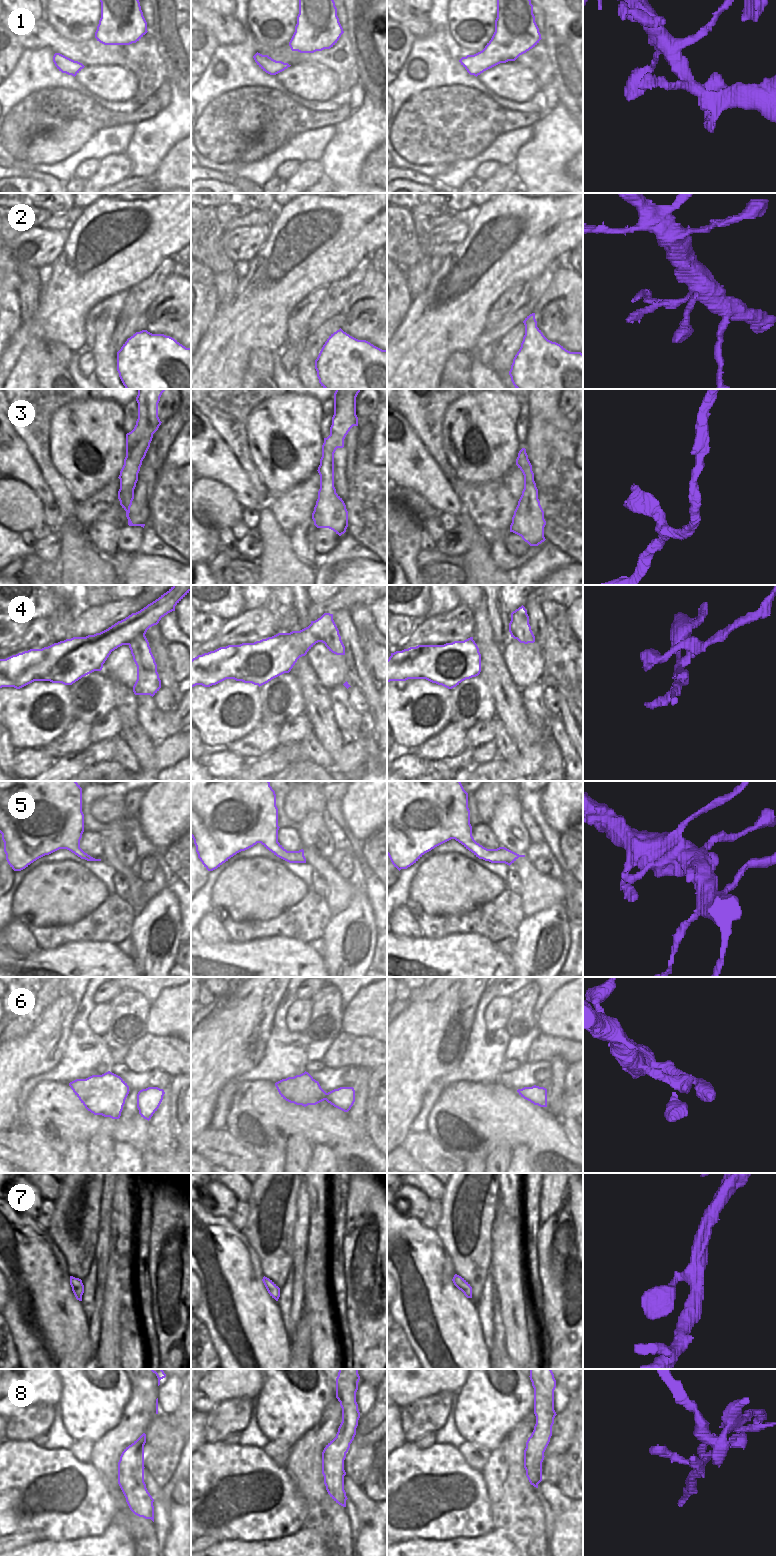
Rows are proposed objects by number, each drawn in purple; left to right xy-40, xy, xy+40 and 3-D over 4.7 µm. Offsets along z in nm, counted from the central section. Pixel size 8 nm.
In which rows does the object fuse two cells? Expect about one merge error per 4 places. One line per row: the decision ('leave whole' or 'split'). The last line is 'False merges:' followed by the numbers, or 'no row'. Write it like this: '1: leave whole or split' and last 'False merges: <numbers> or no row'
1: leave whole
2: leave whole
3: leave whole
4: split
5: leave whole
6: leave whole
7: leave whole
8: split
False merges: 4, 8

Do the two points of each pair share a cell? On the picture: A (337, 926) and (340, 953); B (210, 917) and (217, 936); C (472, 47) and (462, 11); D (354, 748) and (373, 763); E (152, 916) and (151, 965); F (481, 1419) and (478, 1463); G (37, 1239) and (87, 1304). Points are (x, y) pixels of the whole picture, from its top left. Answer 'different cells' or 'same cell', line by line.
A: same cell
B: same cell
C: same cell
D: different cells
E: same cell
F: different cells
G: different cells

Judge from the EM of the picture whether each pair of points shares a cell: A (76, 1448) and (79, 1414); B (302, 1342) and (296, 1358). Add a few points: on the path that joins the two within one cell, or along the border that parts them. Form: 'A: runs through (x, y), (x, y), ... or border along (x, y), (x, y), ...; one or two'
A: border along (74, 1440), (89, 1439), (93, 1443); two
B: runs through (300, 1346), (299, 1354); one

